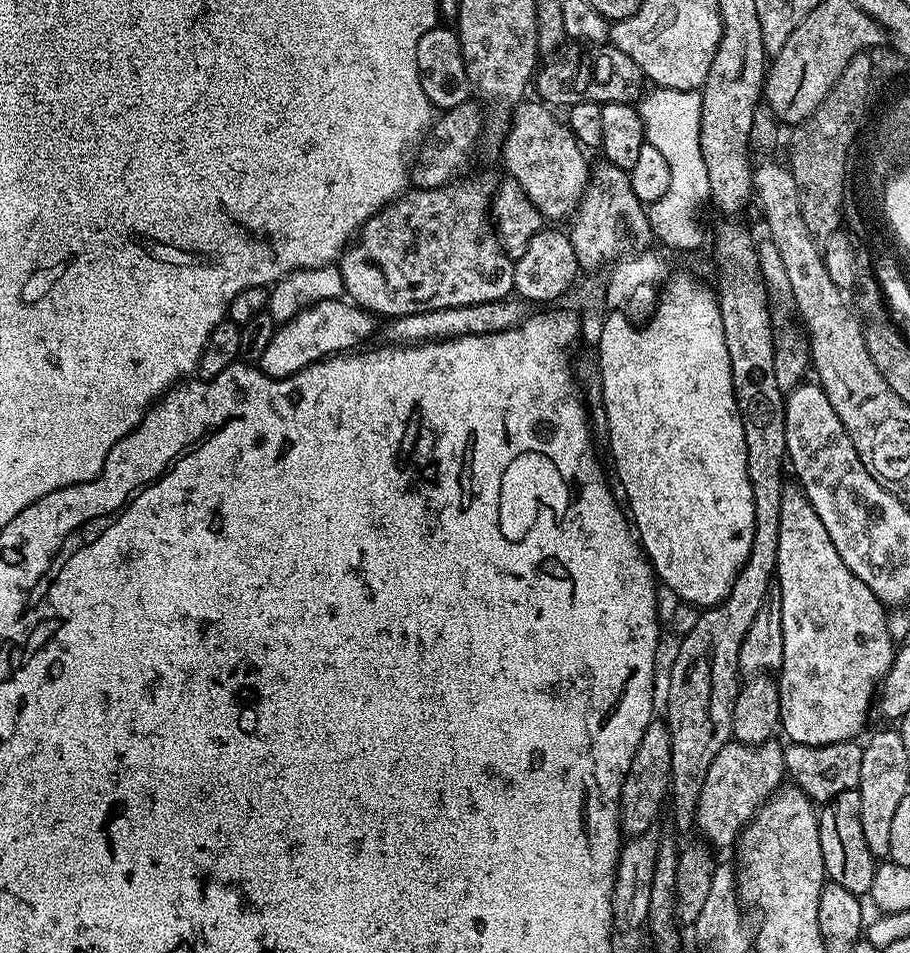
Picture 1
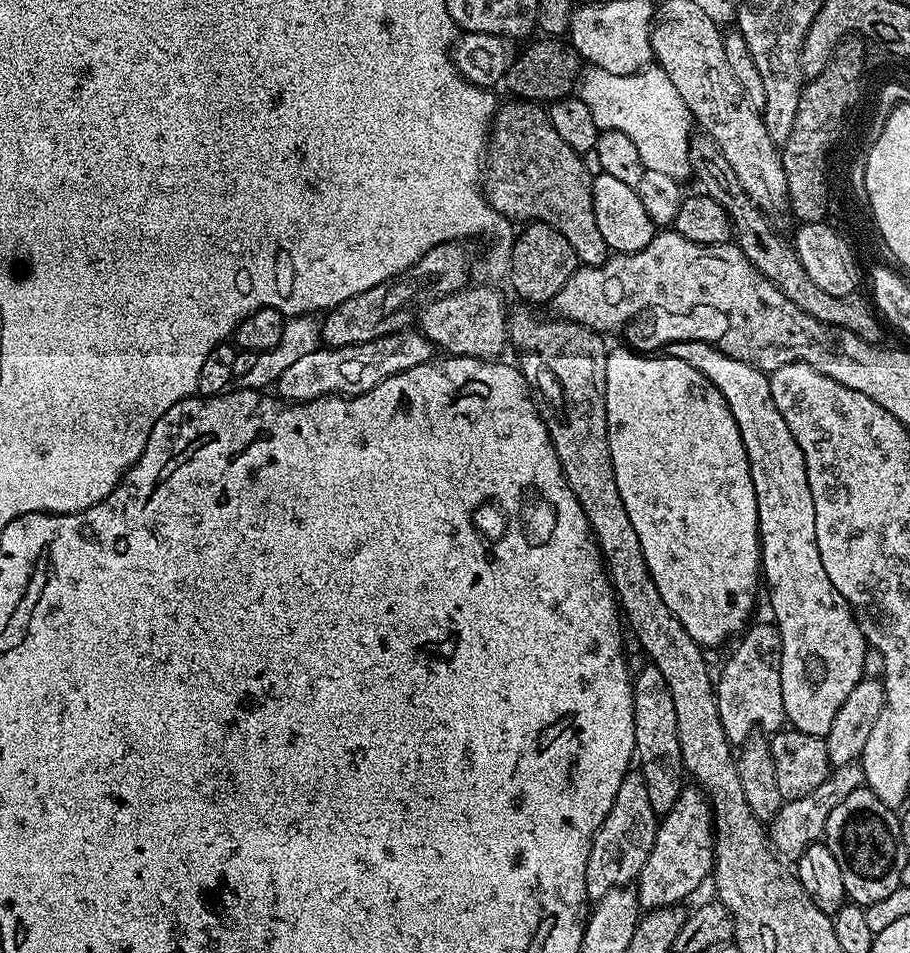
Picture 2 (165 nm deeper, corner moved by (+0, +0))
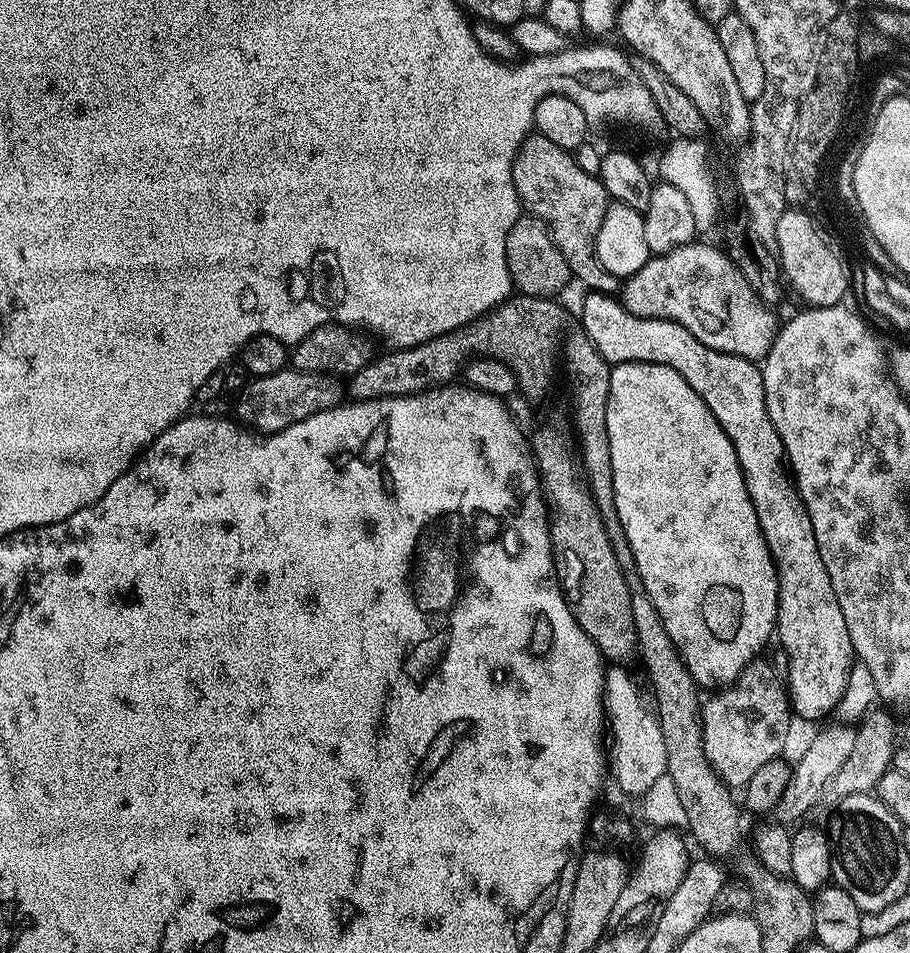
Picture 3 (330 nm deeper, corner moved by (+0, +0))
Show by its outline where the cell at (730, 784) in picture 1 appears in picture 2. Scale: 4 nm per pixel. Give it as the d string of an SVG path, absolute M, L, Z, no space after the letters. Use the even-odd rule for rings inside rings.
M685 786L678 794L678 802L659 821L654 850L650 850L650 858L646 858L646 866L642 866L635 881L634 891L641 909L665 908L687 901L687 896L711 877L715 853L712 805L699 787Z

